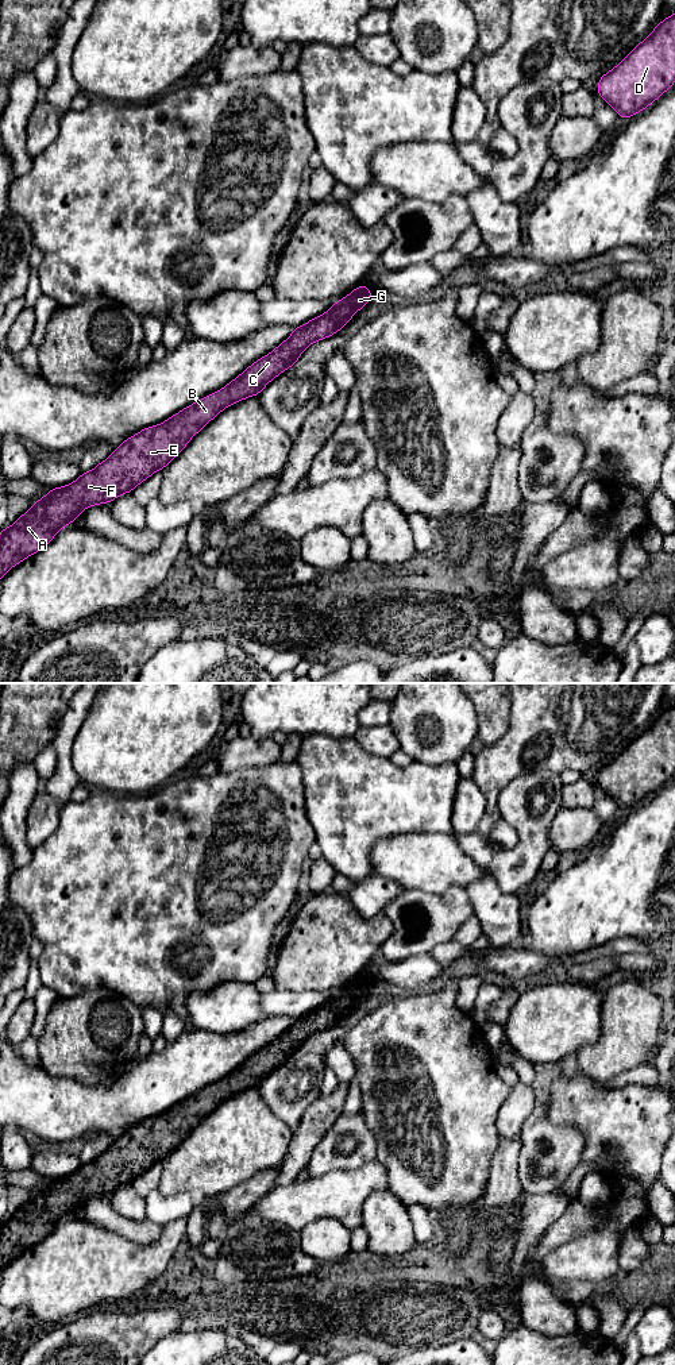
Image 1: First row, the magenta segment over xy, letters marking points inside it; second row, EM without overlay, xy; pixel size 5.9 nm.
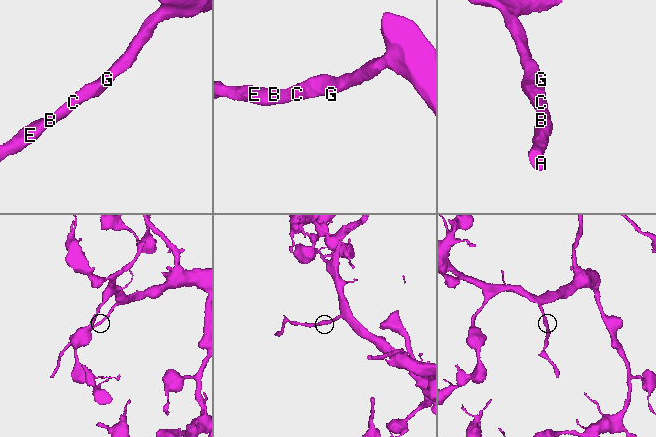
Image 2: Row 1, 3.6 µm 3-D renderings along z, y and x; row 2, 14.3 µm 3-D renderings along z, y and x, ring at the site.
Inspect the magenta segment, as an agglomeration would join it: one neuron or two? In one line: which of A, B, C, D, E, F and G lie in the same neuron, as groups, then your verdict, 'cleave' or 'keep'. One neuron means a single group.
A B C D E F G; keep

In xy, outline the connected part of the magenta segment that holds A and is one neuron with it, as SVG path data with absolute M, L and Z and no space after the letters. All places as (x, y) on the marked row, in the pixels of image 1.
M360 284L323 315L293 328L292 335L286 340L250 365L220 390L190 404L163 423L143 428L126 439L105 460L100 462L90 471L81 473L74 482L49 489L49 493L36 500L11 527L0 531L0 581L12 567L46 547L63 527L70 525L86 508L109 504L119 496L131 493L155 471L162 471L188 446L192 437L220 412L242 400L258 396L269 382L296 365L300 355L312 343L333 336L339 329L343 329L359 309L367 306L371 296L373 290Z

